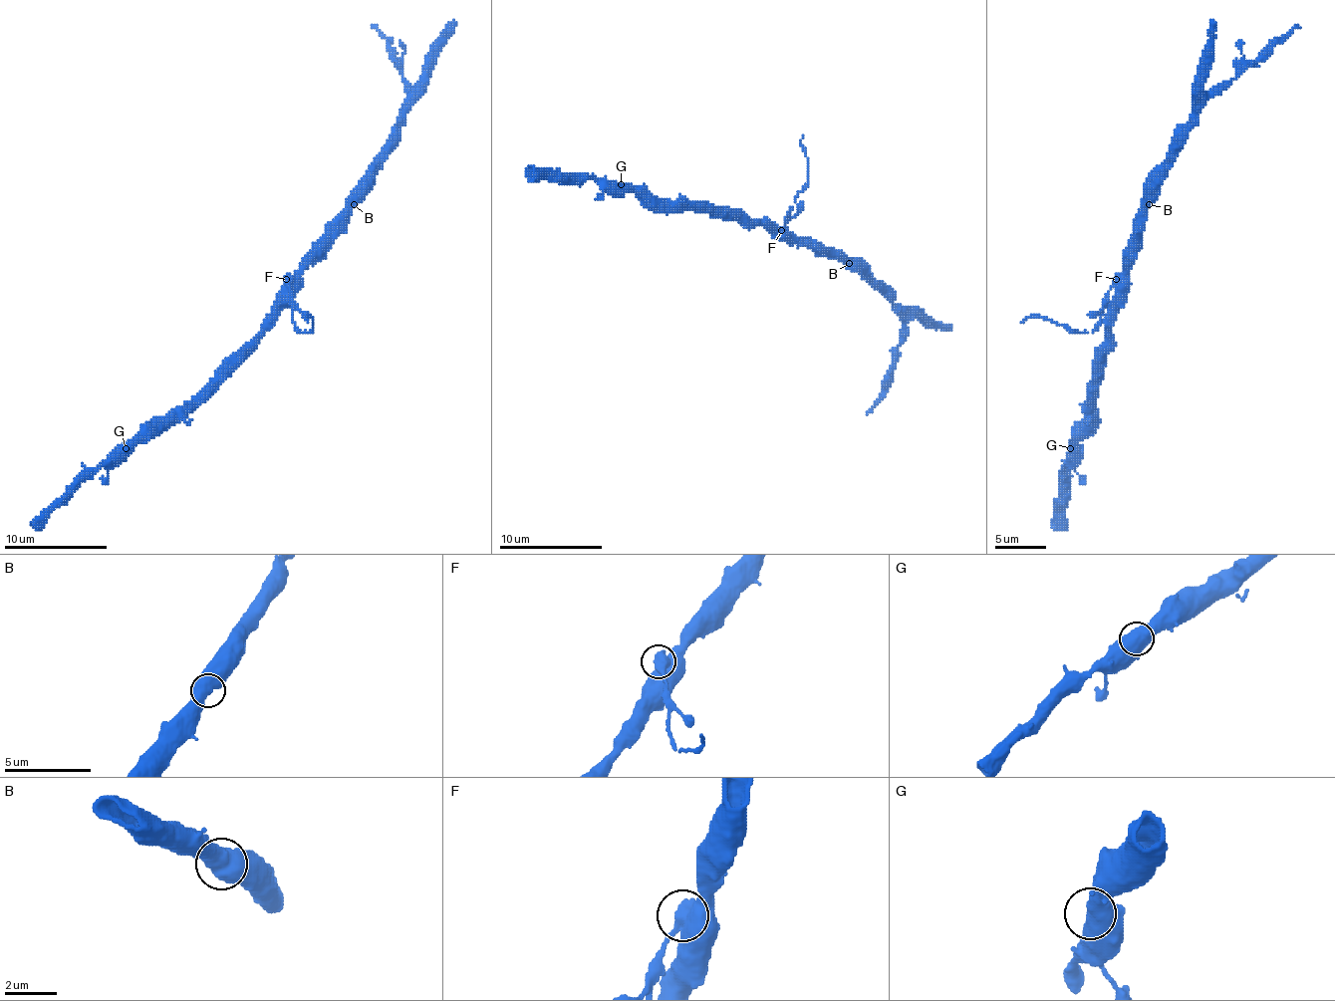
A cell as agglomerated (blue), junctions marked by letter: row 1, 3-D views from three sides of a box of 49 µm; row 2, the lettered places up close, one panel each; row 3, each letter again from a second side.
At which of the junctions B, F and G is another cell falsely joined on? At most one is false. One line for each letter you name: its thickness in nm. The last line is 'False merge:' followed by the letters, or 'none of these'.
False merge: none of these

